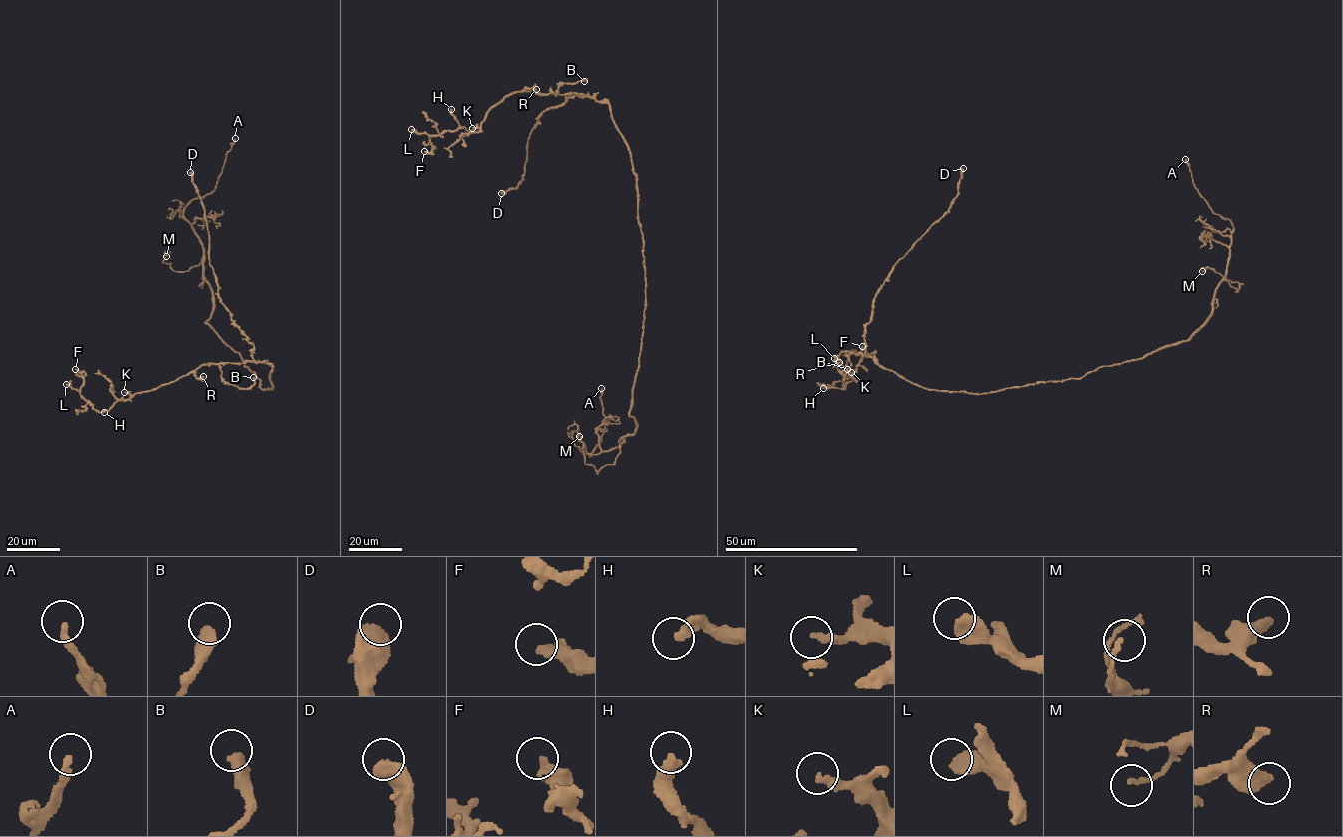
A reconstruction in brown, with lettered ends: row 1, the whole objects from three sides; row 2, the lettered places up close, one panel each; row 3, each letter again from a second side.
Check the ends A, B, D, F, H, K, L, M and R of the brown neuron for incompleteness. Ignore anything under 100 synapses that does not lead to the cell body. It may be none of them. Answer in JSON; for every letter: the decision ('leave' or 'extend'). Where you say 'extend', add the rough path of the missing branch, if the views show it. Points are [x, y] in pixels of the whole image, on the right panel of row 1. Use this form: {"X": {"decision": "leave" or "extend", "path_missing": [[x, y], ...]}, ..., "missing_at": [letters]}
{"A": {"decision": "extend", "path_missing": [[1185, 159], [1186, 139]]}, "B": {"decision": "leave"}, "D": {"decision": "leave"}, "F": {"decision": "leave"}, "H": {"decision": "leave"}, "K": {"decision": "leave"}, "L": {"decision": "leave"}, "M": {"decision": "leave"}, "R": {"decision": "leave"}, "missing_at": ["A"]}

